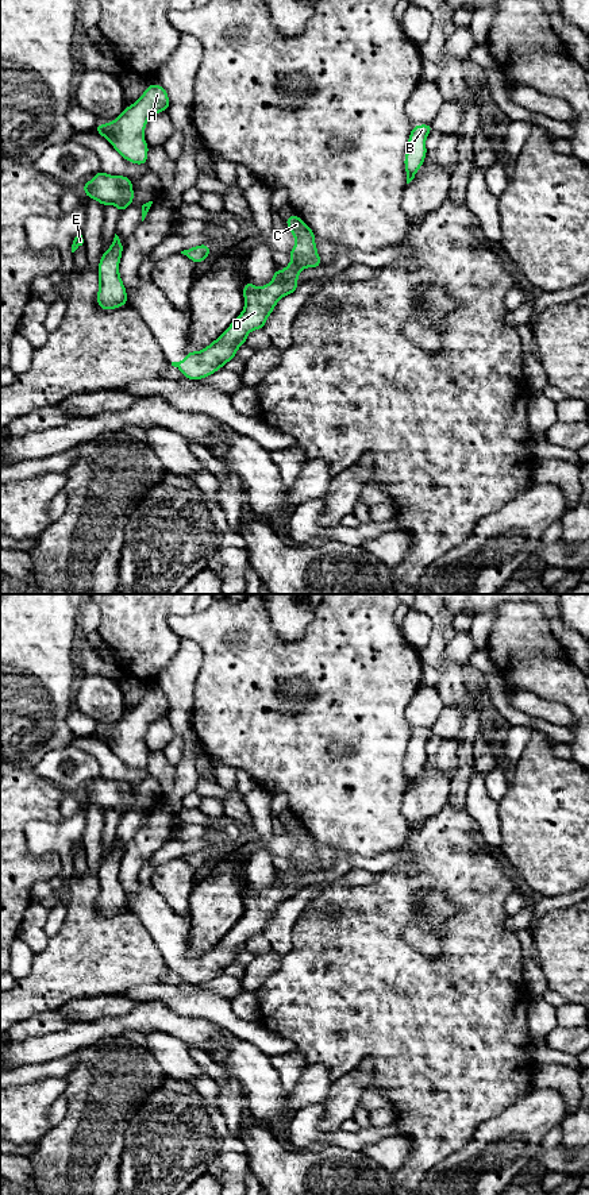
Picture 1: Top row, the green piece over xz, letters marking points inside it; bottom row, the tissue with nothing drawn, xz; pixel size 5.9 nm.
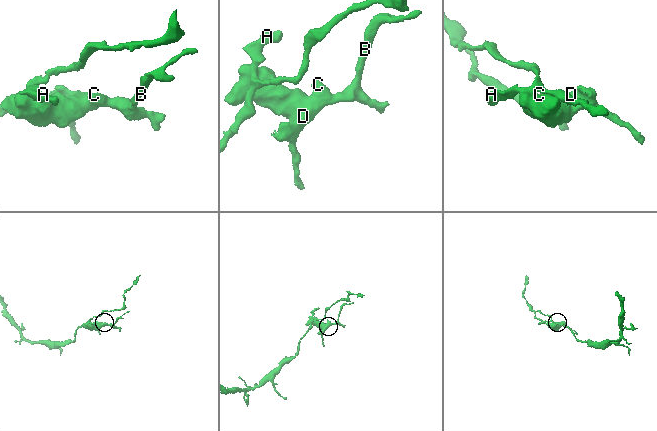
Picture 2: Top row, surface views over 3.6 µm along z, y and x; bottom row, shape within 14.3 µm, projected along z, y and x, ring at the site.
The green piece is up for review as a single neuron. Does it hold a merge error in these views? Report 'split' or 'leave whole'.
split

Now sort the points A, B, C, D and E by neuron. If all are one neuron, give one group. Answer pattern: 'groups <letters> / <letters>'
groups A / B C D E

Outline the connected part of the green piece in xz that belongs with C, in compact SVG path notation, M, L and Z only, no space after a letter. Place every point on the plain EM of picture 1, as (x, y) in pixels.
M297 820L286 822L285 828L296 844L289 856L292 867L285 870L284 876L276 872L273 884L267 890L257 893L247 884L243 891L246 911L228 933L204 955L188 956L184 965L172 967L186 984L203 984L236 963L236 955L246 949L247 940L253 934L263 934L277 906L296 897L299 879L305 872L322 871L315 848L316 839Z

